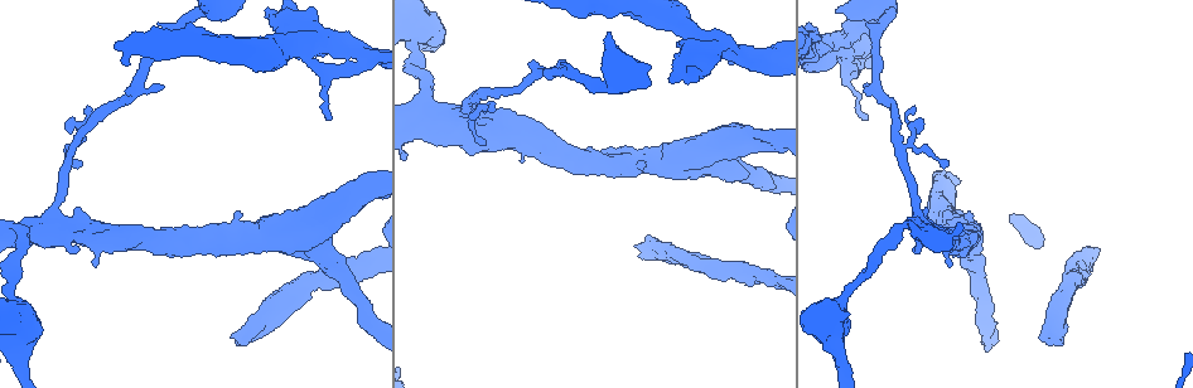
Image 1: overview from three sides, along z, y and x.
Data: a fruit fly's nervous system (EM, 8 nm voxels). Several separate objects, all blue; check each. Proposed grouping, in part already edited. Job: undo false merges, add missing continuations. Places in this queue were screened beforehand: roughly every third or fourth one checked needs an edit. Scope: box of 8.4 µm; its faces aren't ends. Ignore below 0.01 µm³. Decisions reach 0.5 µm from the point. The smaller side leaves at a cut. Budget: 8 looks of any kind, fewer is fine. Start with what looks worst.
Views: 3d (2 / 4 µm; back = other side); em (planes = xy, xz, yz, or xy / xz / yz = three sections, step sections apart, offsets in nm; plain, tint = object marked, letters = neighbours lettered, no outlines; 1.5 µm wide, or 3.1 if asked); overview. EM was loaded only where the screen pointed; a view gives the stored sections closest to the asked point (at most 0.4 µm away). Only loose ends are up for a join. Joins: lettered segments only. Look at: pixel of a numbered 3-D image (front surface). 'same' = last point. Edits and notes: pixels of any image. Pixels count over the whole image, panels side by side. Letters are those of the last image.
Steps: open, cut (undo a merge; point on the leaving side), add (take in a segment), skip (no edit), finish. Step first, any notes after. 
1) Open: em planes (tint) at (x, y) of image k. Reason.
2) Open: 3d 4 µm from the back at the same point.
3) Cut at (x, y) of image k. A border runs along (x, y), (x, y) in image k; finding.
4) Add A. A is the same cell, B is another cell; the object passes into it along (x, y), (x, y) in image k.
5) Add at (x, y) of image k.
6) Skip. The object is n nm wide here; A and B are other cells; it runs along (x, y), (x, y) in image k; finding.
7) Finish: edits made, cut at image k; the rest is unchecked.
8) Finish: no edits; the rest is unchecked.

Open: 3d 4 µm from the back at (639, 253) of image 1. Free end.

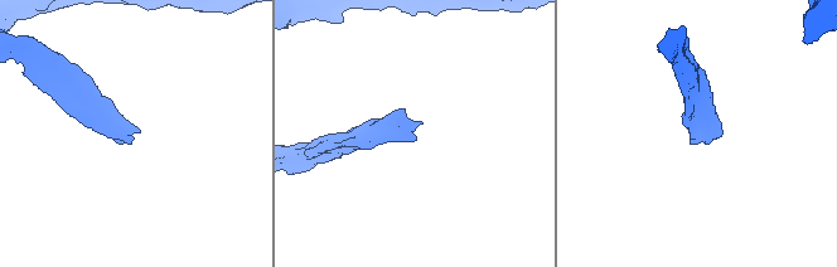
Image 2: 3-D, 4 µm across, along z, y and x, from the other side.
Open: em planes (letters) at (697, 138) of image 2.

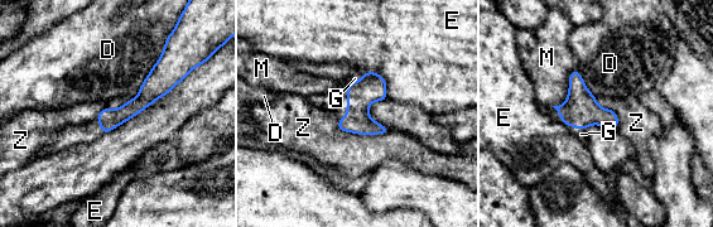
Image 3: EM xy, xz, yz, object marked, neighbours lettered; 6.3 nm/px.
Add G. G is the same cell, D, E, M and Z are other cells; the object passes into it along (581, 109), (577, 128), (581, 134) in image 3; it goes on there.

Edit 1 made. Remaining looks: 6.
Open: 3d 2 µm at (844, 40) of image 1. Sharp bend.

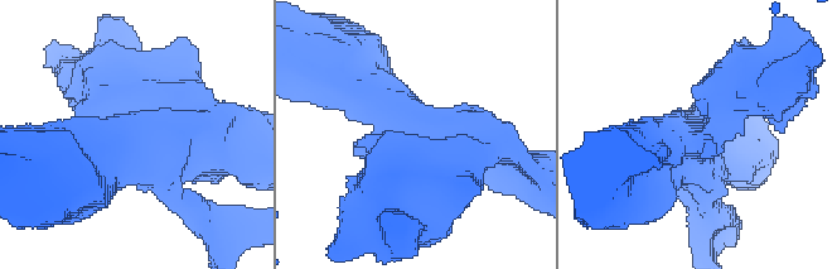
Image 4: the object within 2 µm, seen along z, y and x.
Open: em planes (tint) at (697, 137) of image 4.

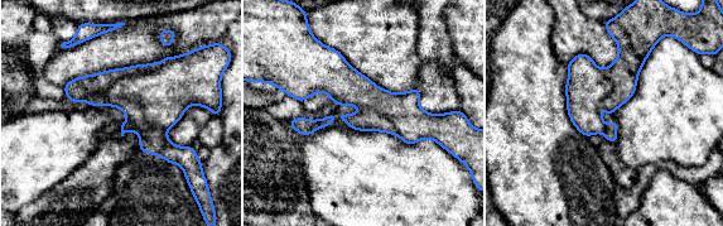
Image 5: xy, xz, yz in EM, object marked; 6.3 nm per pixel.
Open: em planes (letters) at the same point.

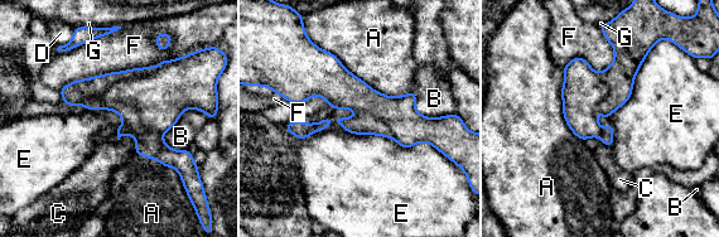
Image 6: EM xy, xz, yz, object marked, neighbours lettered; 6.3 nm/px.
Cut at (88, 91) of image 6. A, B, C, D, E, F and G are other cells; a border runs along (154, 67), (115, 80), (99, 98) in image 6; a second neuron is stuck on.

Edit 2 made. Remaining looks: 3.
Finish: edits made, add at image 3, cut at image 6; the rest is unchecked.

